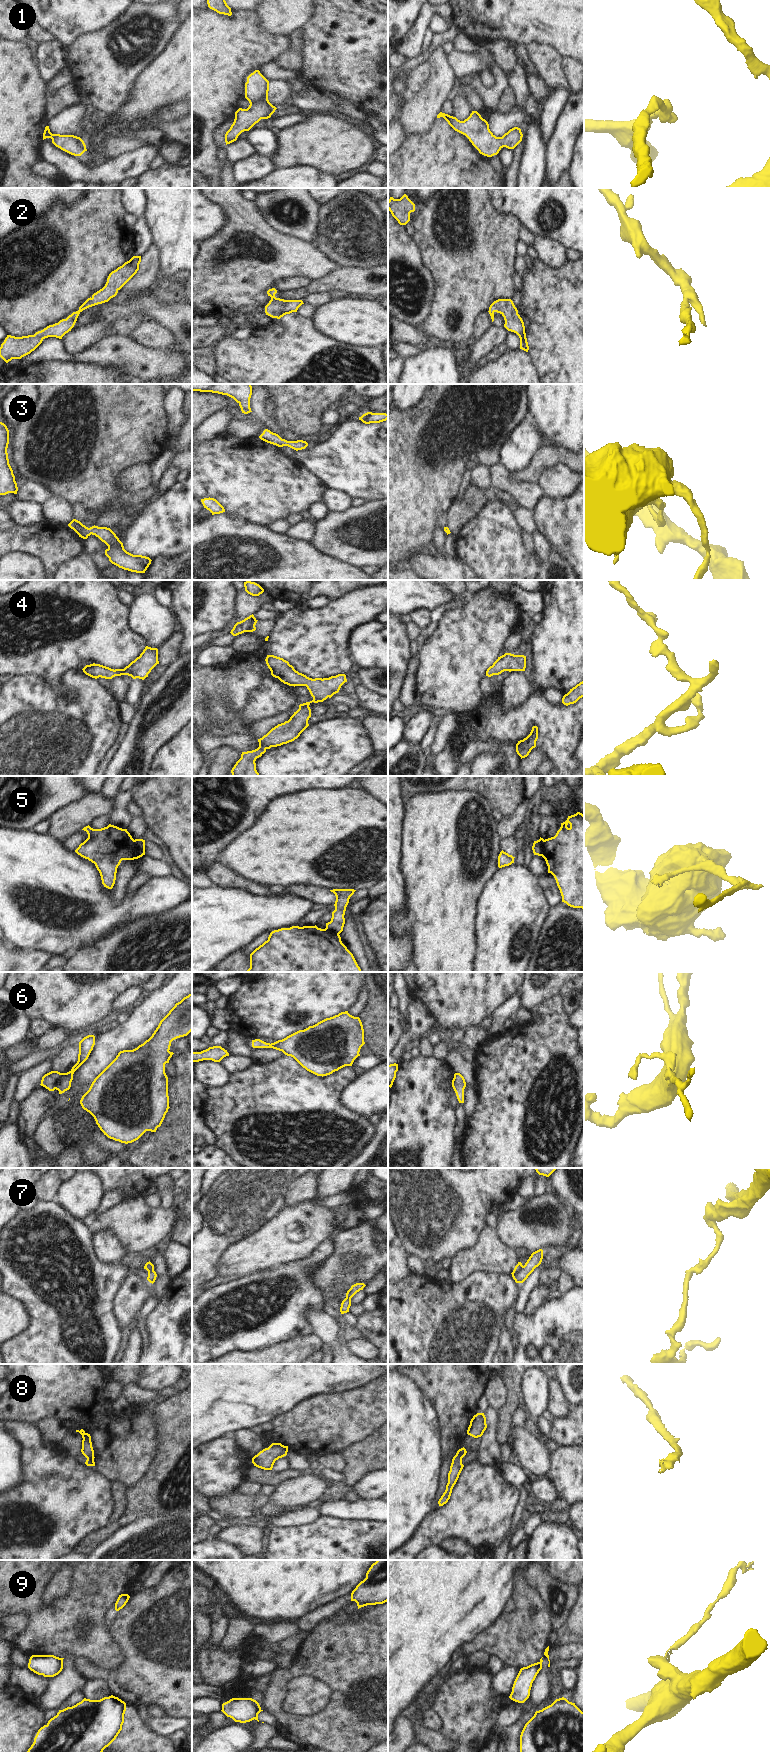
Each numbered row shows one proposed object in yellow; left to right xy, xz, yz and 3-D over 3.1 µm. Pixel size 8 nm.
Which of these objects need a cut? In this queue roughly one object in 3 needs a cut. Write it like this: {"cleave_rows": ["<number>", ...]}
{"cleave_rows": ["5", "9"]}

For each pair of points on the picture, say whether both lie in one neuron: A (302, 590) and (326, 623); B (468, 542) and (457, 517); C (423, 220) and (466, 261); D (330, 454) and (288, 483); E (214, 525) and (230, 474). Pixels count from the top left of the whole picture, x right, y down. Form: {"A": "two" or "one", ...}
{"A": "two", "B": "two", "C": "one", "D": "two", "E": "two"}

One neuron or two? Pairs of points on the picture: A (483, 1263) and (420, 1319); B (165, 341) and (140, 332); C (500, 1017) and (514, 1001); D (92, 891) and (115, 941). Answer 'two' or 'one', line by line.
A: two
B: one
C: one
D: two

